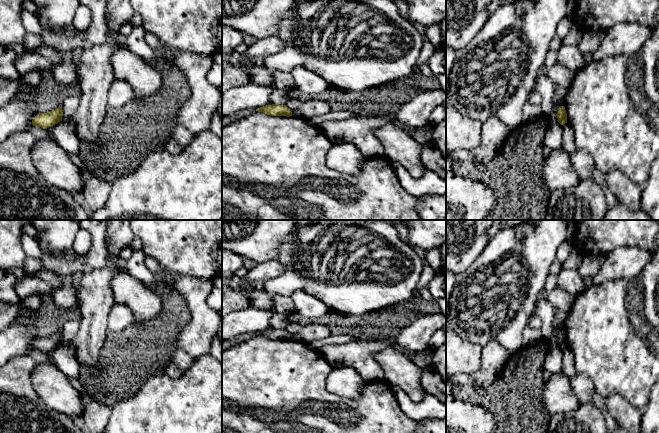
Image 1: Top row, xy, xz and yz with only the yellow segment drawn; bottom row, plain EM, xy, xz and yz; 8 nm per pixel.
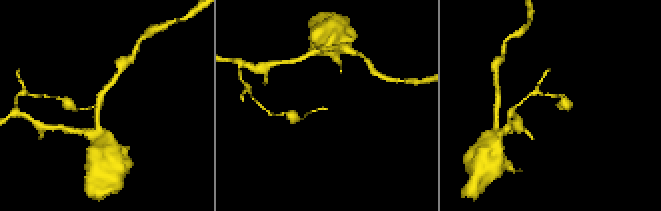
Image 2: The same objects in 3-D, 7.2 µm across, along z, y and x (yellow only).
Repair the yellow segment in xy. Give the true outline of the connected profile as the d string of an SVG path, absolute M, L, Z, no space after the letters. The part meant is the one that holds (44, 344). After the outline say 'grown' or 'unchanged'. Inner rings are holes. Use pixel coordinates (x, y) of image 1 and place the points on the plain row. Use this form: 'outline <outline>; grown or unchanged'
outline M58 331L50 336L37 338L32 344L32 349L35 351L47 353L57 348L58 346L62 345L62 340L63 340L62 331Z; unchanged

